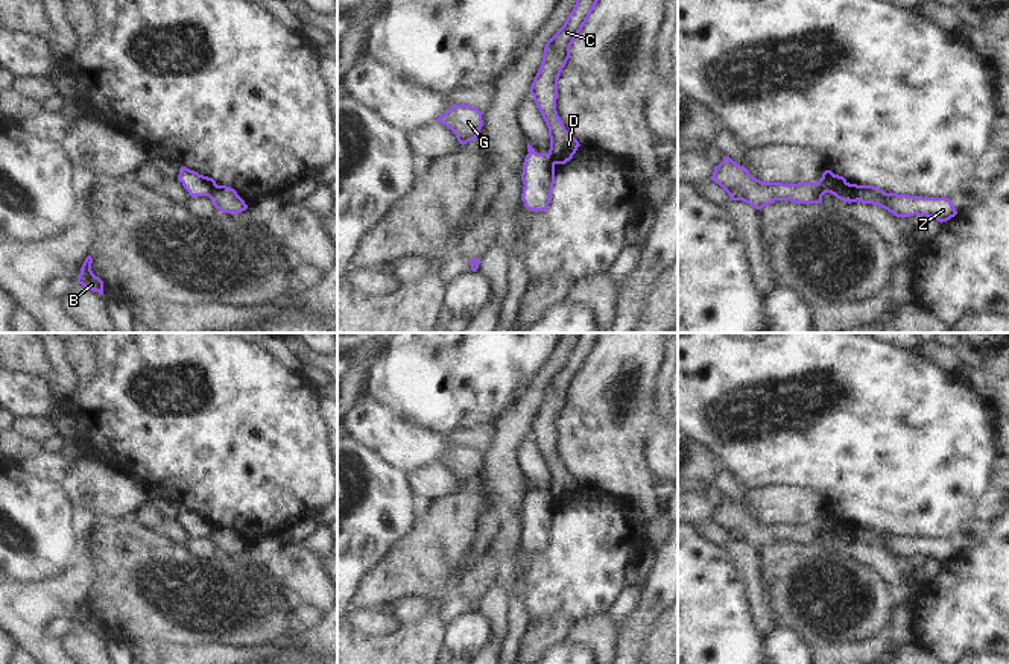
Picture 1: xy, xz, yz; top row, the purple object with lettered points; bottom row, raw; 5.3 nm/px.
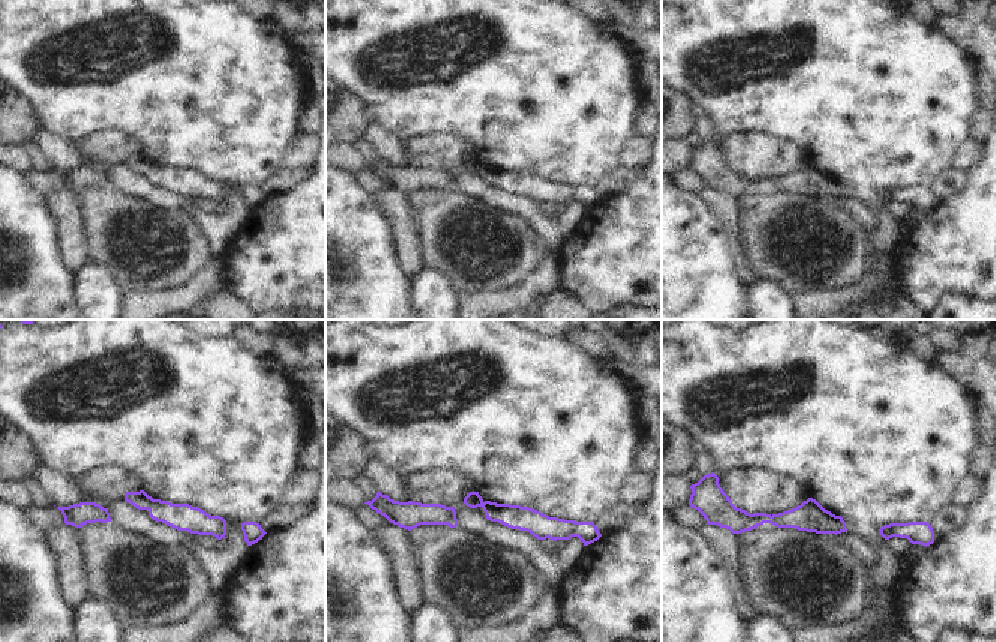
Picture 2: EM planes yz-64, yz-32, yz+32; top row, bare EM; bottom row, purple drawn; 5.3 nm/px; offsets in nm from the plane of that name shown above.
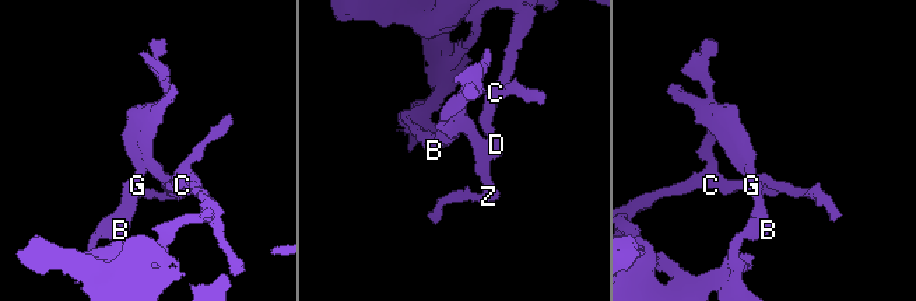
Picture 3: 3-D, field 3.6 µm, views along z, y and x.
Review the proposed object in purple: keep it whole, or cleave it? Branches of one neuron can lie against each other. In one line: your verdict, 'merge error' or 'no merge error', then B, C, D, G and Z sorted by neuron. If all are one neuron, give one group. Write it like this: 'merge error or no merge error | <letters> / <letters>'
merge error | B C D G / Z

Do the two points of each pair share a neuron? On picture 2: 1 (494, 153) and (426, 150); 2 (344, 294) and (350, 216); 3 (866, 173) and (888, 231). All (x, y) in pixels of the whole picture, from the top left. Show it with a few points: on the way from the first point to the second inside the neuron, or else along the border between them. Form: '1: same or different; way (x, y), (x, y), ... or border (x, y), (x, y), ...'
1: different; border (449, 132), (458, 132), (465, 137), (479, 153)
2: same; way (345, 275), (348, 266), (348, 236)
3: different; border (885, 209), (878, 213)

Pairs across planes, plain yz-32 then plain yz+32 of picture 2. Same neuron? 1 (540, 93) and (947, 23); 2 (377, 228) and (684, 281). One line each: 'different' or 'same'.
1: different
2: same

